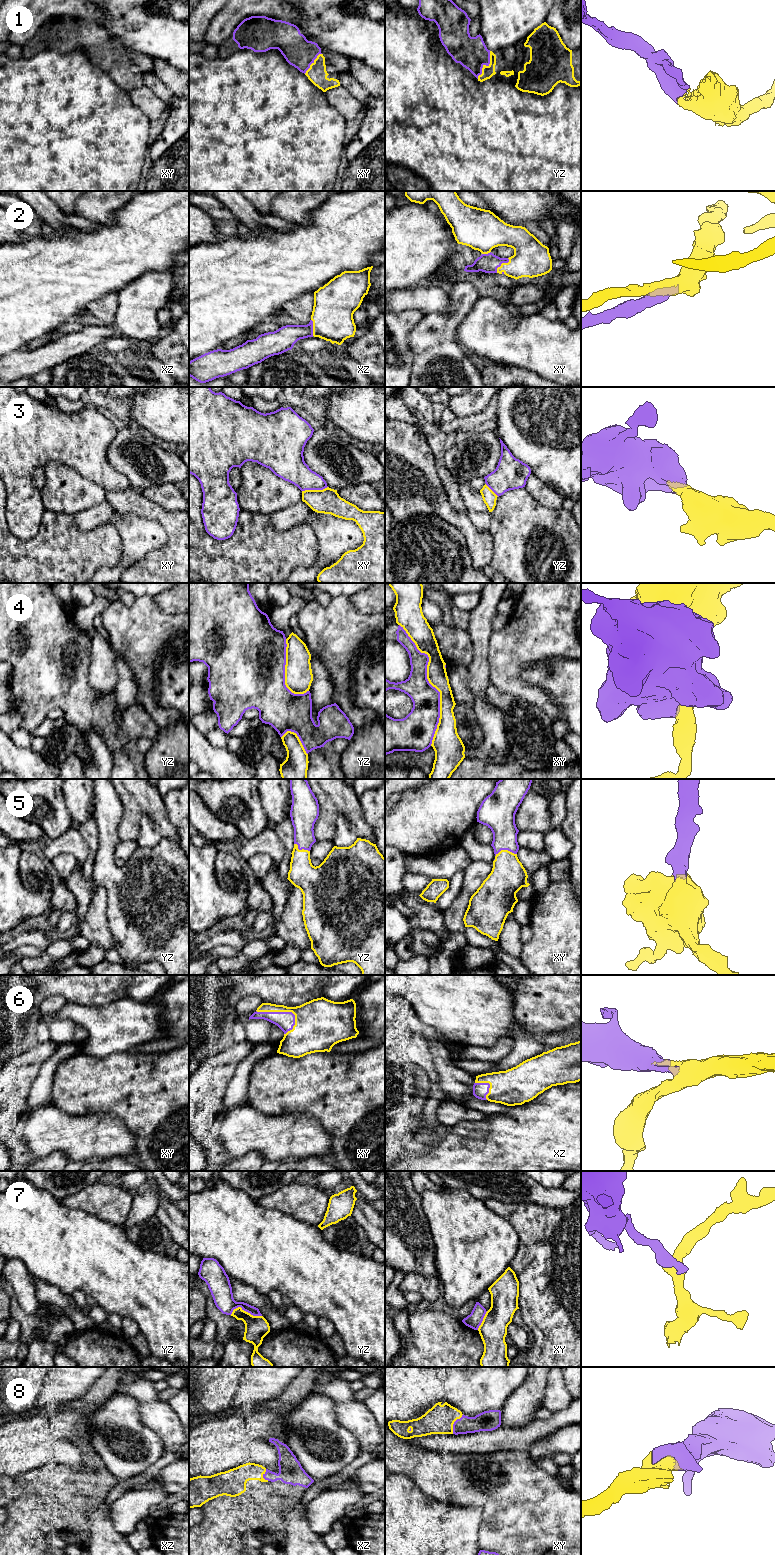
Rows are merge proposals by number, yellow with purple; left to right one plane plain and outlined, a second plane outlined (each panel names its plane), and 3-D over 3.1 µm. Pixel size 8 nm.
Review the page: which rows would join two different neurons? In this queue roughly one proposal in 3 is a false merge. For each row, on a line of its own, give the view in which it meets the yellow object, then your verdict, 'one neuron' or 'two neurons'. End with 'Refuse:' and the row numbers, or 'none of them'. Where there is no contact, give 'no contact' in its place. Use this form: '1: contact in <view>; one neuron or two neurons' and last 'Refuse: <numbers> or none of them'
1: contact in yz; one neuron
2: contact in xy; one neuron
3: contact in xy; two neurons
4: contact in xy; two neurons
5: contact in xy; one neuron
6: contact in xy; one neuron
7: contact in yz; two neurons
8: contact in xy; one neuron
Refuse: 3, 4, 7

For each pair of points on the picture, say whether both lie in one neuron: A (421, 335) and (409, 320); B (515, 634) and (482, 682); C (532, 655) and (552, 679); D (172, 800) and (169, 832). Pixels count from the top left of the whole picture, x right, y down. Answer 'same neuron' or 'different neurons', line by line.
A: different neurons
B: different neurons
C: different neurons
D: different neurons

